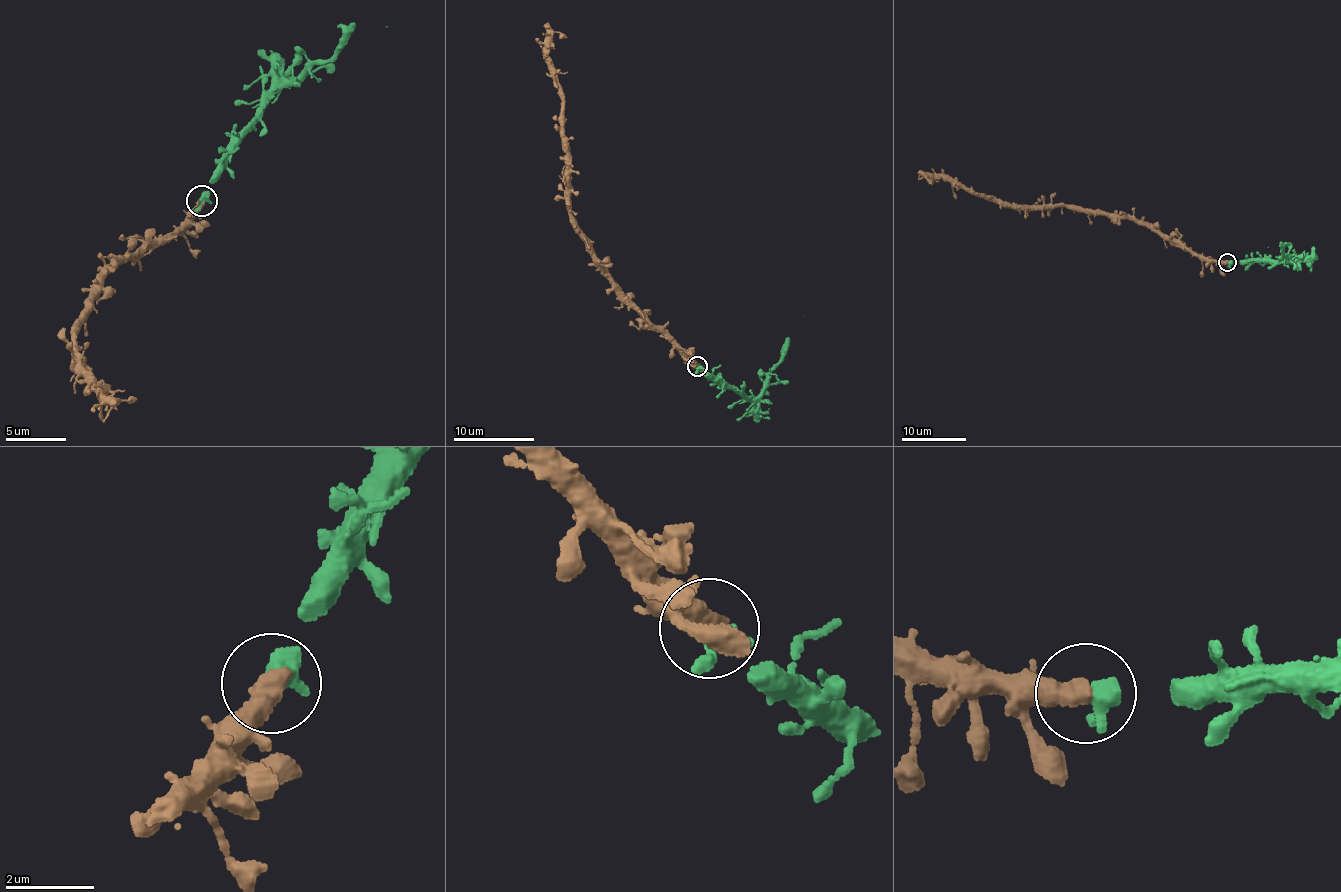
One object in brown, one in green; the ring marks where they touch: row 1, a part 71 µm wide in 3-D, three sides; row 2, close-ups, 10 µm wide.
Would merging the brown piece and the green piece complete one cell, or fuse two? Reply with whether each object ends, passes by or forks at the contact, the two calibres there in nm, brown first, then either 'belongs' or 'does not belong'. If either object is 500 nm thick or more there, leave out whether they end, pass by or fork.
calibres 550 and 500 nm; belongs

